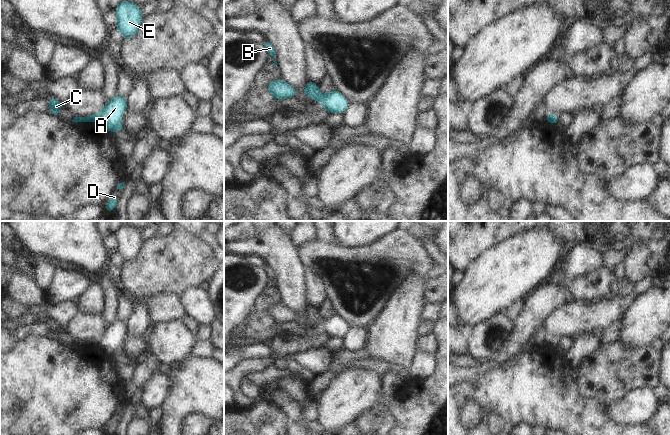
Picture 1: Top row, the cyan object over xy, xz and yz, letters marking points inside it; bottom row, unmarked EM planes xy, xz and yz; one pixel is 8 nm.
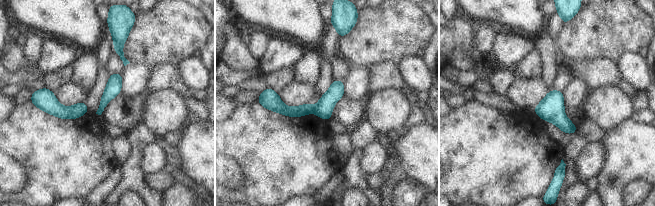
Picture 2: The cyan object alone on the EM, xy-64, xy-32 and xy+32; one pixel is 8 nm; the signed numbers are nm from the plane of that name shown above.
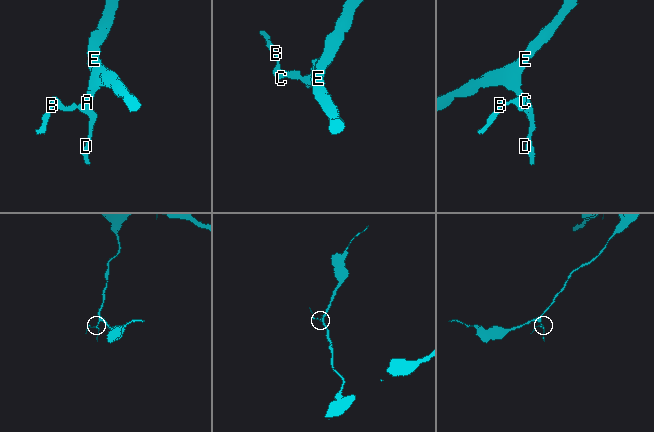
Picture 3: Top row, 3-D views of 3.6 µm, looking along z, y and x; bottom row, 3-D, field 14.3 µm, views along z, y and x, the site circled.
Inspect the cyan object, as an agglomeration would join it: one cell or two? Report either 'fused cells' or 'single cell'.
fused cells

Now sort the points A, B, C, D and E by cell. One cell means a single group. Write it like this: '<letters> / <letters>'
A D E / B C

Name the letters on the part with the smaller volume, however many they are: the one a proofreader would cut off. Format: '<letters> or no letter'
B, C

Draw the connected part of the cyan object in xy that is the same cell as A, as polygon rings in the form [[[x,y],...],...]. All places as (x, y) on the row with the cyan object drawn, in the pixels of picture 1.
[[[116,94],[97,115],[96,121],[106,130],[112,131],[113,133],[116,131],[124,131],[121,116],[126,109],[126,97]]]

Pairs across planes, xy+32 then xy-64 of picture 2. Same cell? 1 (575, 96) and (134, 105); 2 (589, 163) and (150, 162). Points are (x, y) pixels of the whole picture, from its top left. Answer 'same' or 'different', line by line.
1: different
2: same

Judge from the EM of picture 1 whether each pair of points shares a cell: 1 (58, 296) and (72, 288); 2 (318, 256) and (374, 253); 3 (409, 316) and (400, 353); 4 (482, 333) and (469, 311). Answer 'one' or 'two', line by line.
1: one
2: one
3: one
4: two

